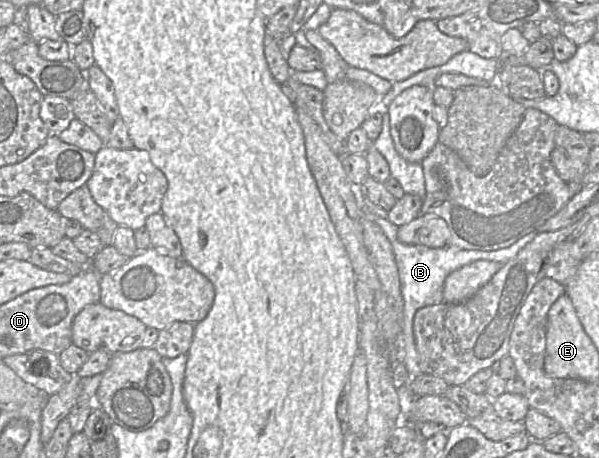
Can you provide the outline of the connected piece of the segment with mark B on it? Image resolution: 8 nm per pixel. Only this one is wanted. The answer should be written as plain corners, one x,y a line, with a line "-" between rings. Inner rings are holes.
356,189
355,192
356,202
362,212
362,215
364,215
368,220
377,224
382,229
393,249
400,280
401,294
404,301
402,318
404,350
402,350
401,362
405,365
410,378
416,377
420,374
423,374
420,369
419,357
413,334
413,319
416,311
422,307
436,305
443,302
444,281
451,272
477,260
494,261
504,265
514,258
523,247
531,242
537,236
538,231
534,230
526,234
507,248
494,251
467,250
460,249
455,246
430,248
423,245
404,244
397,238
398,226
391,223
388,219
382,219
379,216
373,214
369,209
367,209
362,198
357,194

